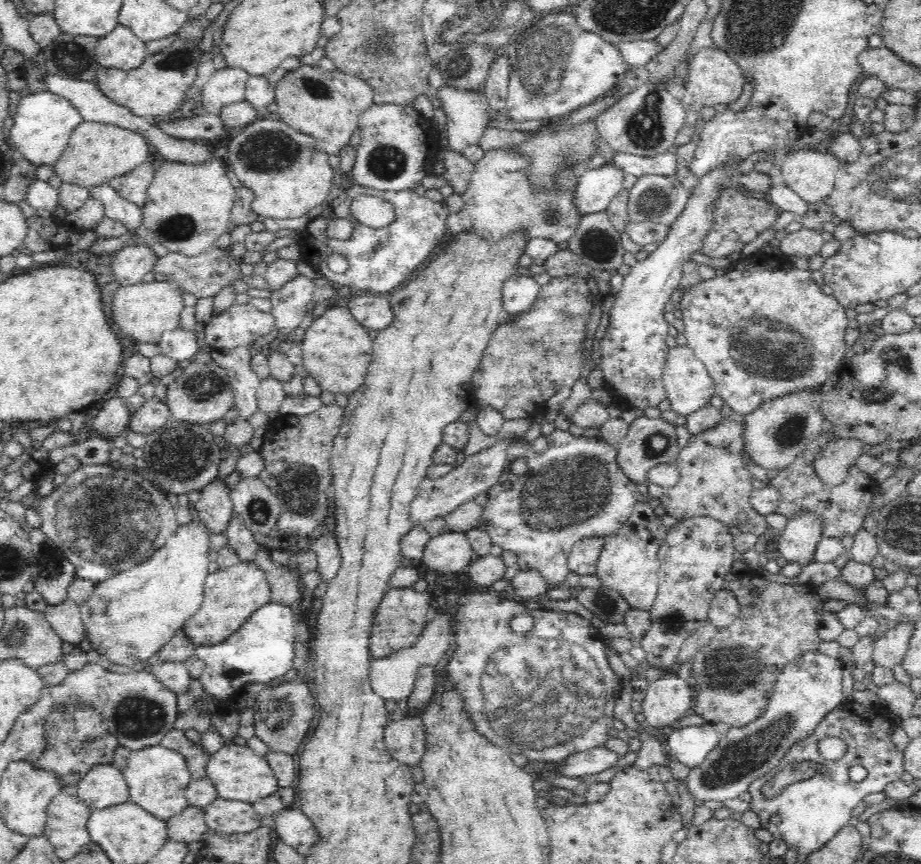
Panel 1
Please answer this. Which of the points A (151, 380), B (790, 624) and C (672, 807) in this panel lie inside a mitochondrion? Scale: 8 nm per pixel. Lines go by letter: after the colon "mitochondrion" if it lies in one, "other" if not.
A: other
B: other
C: other

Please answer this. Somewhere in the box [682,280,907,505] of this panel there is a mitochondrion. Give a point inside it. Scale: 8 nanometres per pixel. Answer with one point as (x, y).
(762, 351)

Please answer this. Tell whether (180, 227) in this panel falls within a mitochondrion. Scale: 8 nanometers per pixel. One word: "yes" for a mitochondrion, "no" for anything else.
yes

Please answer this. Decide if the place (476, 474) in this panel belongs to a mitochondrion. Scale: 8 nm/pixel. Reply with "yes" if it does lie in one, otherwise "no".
yes

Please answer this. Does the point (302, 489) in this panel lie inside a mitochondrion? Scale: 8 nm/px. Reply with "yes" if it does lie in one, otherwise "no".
yes

